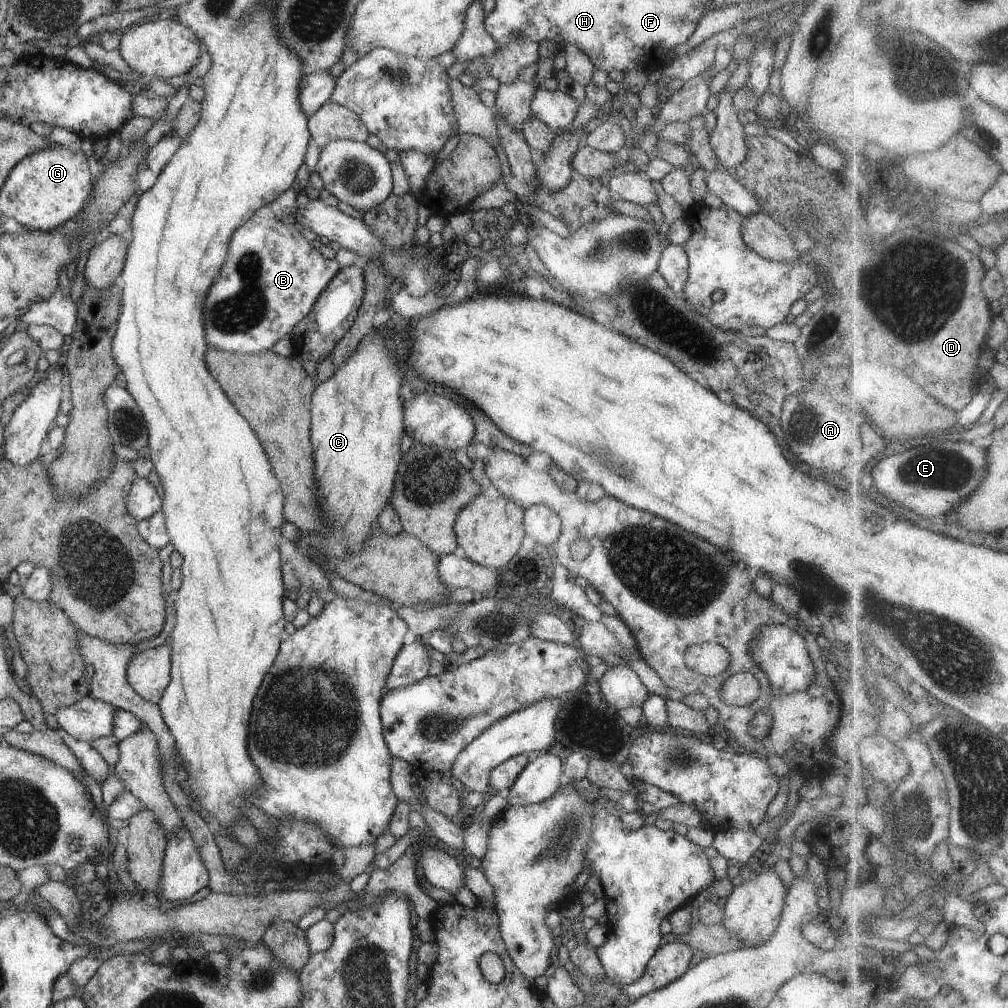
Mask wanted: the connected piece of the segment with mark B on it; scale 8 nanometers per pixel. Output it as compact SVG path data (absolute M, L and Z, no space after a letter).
M251 216L234 231L228 246L228 258L207 292L203 309L207 345L228 353L261 353L292 334L296 323L312 310L316 299L341 269L336 259L325 258L312 247L295 224L287 225L276 217Z

